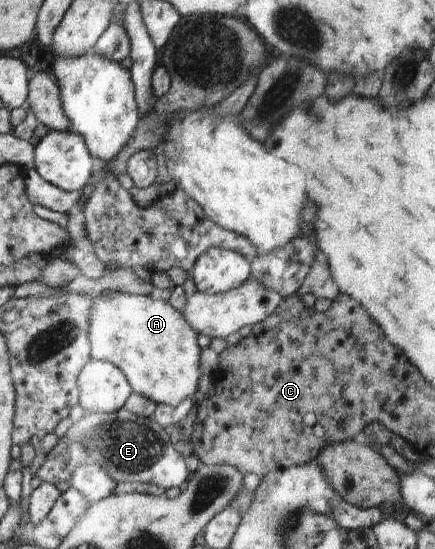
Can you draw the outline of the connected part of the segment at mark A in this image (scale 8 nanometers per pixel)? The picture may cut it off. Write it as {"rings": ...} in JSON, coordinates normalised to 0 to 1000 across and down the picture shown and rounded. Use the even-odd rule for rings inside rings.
{"rings":[[[260,530],[214,550],[205,590],[209,654],[269,667],[292,685],[303,716],[398,741],[430,723],[457,725],[453,701],[464,681],[453,608],[393,554],[361,537]]]}

